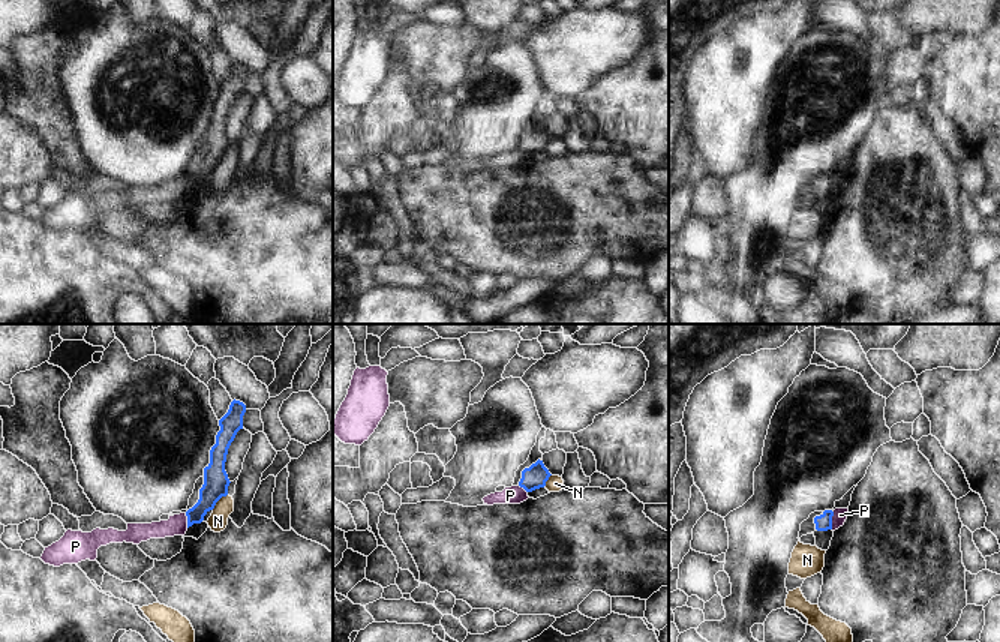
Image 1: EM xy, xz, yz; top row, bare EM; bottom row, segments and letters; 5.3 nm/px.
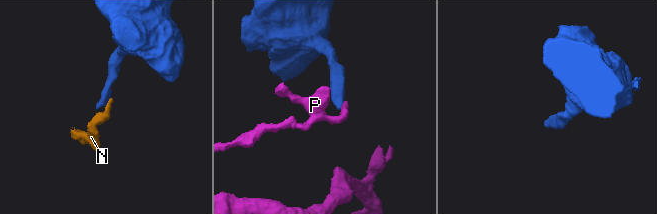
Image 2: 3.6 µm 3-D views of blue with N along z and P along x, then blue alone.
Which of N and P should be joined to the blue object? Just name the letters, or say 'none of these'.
none of these

